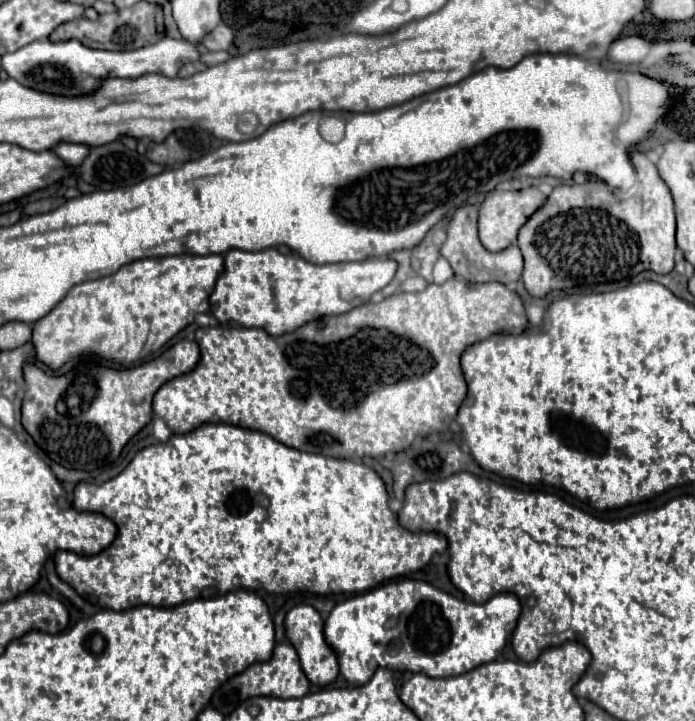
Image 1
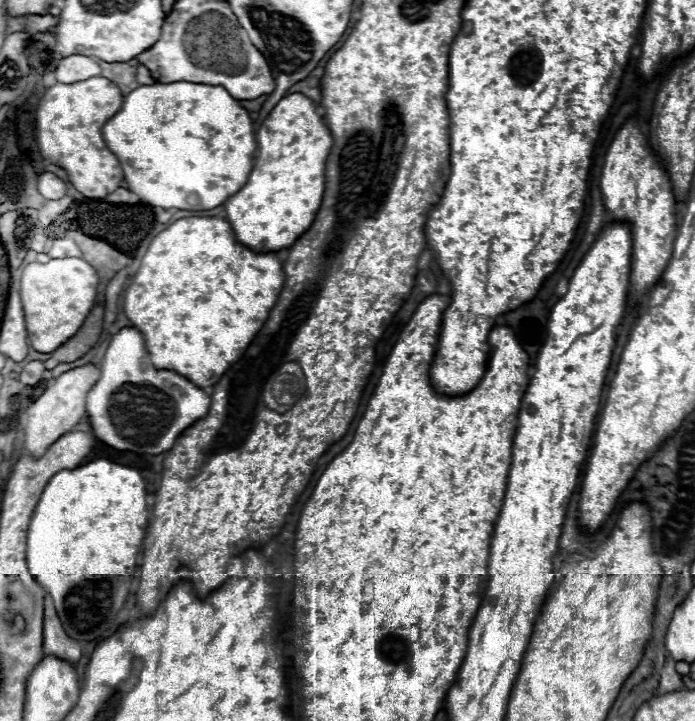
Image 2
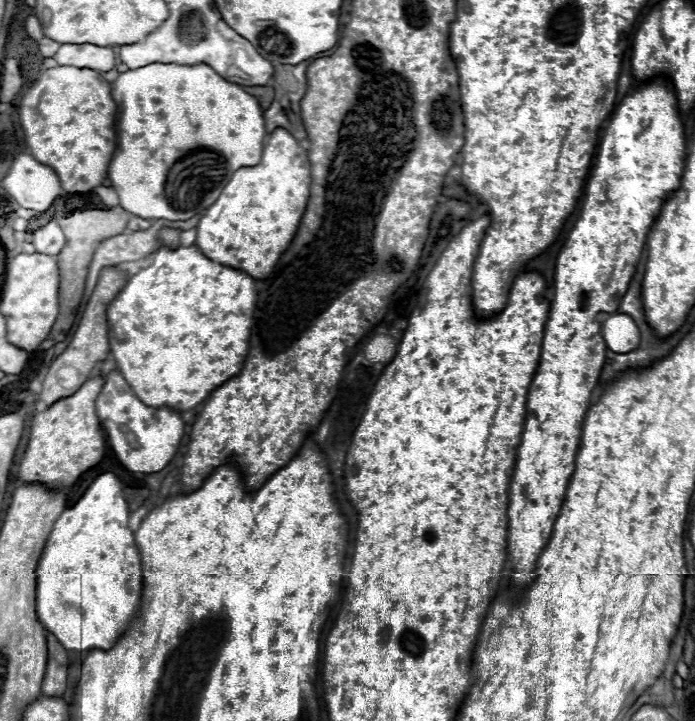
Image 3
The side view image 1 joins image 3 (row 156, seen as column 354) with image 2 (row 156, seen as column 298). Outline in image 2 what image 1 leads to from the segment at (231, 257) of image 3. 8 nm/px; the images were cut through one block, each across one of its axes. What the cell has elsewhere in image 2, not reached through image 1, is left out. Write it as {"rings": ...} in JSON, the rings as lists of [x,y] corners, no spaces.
{"rings":[[[296,92],[284,96],[274,106],[270,116],[262,122],[260,130],[256,132],[256,140],[258,158],[248,176],[248,182],[240,192],[236,192],[224,202],[224,210],[240,244],[248,246],[254,252],[278,252],[282,248],[290,248],[296,242],[296,238],[312,226],[312,220],[320,208],[324,194],[324,162],[332,148],[332,134],[324,126],[322,118],[316,114],[312,100]]]}

